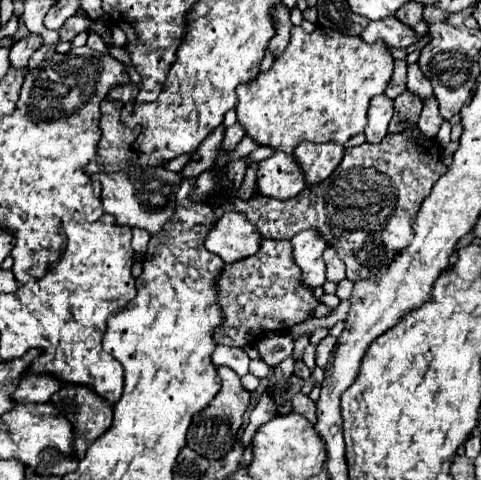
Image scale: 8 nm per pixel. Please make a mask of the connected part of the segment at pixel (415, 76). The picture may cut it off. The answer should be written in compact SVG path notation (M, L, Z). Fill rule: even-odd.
M412 64L408 66L408 90L416 96L420 96L422 100L428 100L434 96L432 92L432 86L430 86L430 80L422 74L420 66L418 64Z

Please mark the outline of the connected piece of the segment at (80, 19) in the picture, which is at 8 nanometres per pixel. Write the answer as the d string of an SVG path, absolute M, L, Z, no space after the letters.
M78 12L68 22L64 22L64 28L60 28L60 38L62 40L72 40L78 32L88 30L90 24L92 24L92 20L88 18L88 14L86 12Z

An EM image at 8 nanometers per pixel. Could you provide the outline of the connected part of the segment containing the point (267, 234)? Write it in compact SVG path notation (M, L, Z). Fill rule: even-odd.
M414 128L388 134L380 144L364 142L362 146L348 148L336 172L320 184L308 186L296 198L276 200L254 196L246 202L236 198L217 207L215 216L219 220L228 210L244 212L264 238L276 240L290 240L300 230L316 226L328 244L336 248L340 260L344 260L346 278L358 282L384 272L394 256L412 242L412 224L418 208L446 170L440 160L438 140L424 140L420 130ZM352 168L366 172L350 172Z

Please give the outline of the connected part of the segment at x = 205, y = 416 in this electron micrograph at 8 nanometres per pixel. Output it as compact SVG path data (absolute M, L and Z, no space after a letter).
M220 366L218 376L222 378L220 392L216 394L216 398L200 414L196 414L192 418L192 424L190 424L190 430L188 430L188 436L186 436L186 444L194 452L198 452L200 456L204 456L208 460L218 460L218 458L226 456L234 448L236 438L238 438L238 430L242 426L242 416L244 416L246 406L250 402L250 392L242 388L240 378L232 368Z

